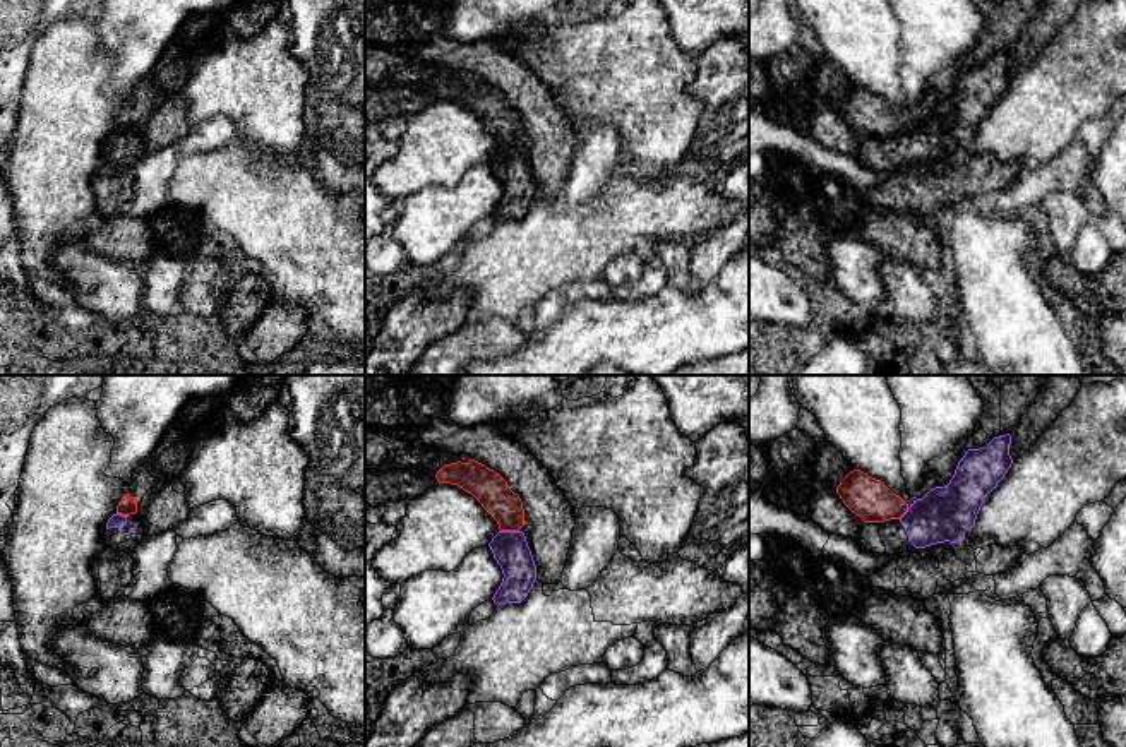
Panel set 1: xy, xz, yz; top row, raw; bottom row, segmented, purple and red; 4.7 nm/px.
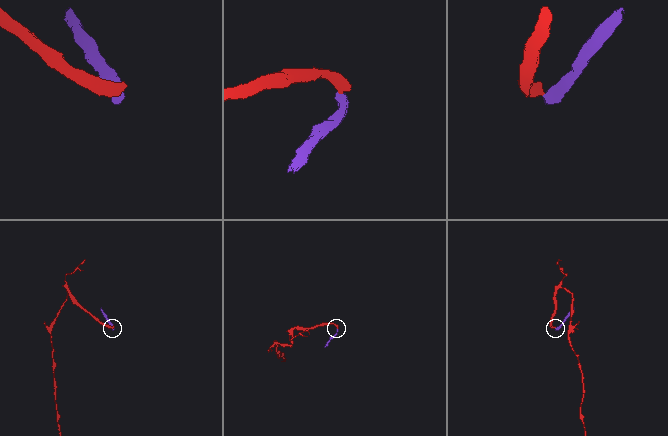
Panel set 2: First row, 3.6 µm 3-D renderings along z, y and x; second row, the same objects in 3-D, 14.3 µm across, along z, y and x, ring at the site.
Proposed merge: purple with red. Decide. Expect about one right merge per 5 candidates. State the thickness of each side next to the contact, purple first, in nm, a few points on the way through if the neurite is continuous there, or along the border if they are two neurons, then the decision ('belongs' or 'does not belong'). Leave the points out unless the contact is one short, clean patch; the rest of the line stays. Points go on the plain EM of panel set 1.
calibres 170 and 160 nm; border xz (501, 146), (518, 148); does not belong

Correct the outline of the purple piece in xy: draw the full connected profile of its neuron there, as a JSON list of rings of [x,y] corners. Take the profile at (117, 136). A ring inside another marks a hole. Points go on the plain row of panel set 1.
[[[139,128],[130,132],[113,130],[106,139],[105,161],[130,170],[144,152],[144,139]]]

